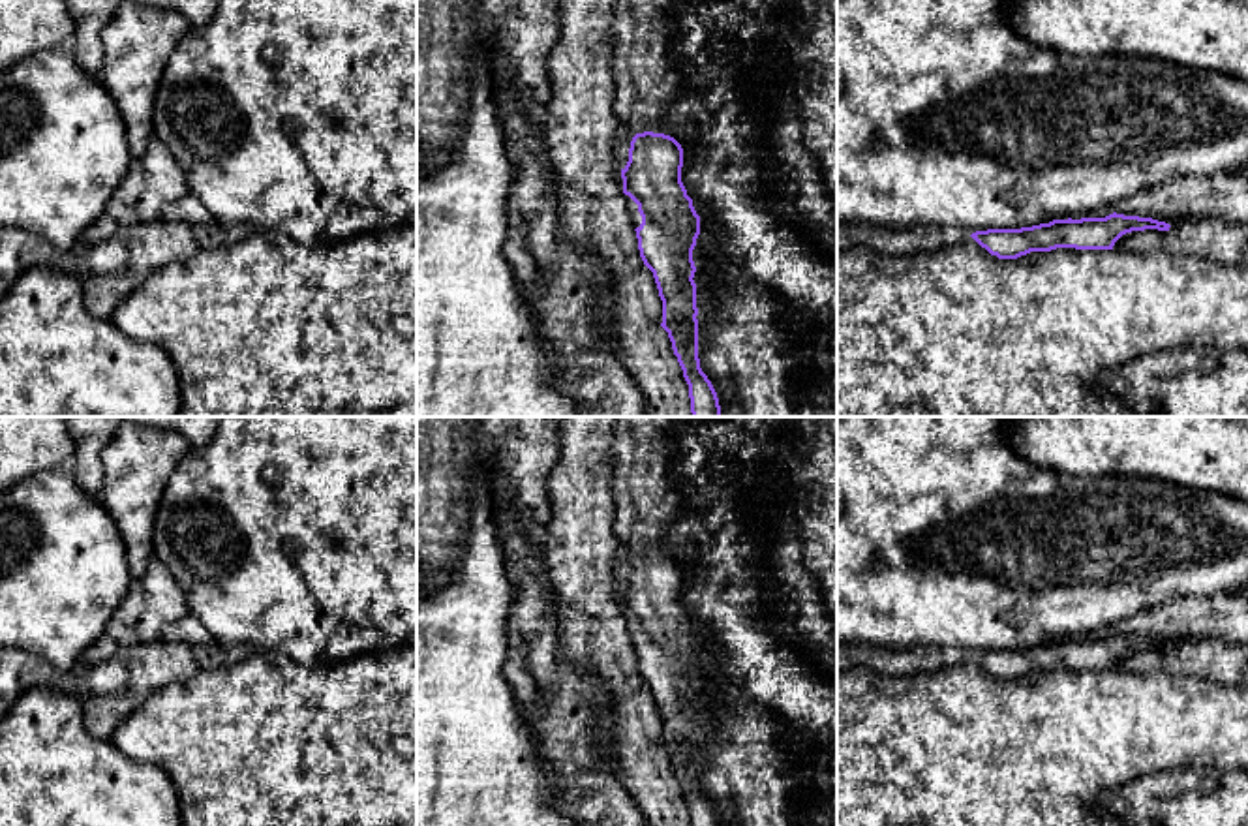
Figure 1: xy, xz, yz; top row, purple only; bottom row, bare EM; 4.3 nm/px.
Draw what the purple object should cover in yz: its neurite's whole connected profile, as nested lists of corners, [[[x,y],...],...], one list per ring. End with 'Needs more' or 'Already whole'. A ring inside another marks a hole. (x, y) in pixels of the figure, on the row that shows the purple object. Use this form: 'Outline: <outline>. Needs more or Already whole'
Outline: [[[1109,214],[1105,218],[1053,220],[1021,229],[987,229],[970,237],[998,259],[1017,259],[1030,252],[1057,248],[1113,250],[1115,242],[1132,231],[1169,231],[1169,223],[1152,218]]]. Already whole

